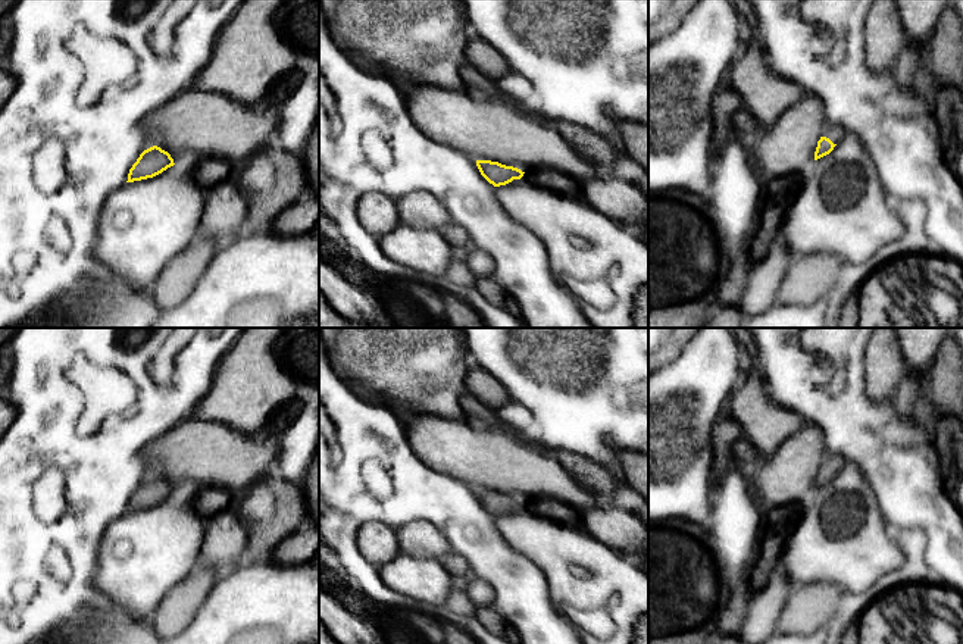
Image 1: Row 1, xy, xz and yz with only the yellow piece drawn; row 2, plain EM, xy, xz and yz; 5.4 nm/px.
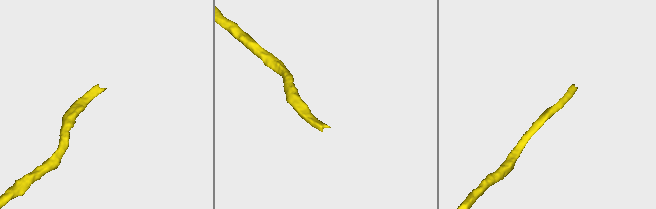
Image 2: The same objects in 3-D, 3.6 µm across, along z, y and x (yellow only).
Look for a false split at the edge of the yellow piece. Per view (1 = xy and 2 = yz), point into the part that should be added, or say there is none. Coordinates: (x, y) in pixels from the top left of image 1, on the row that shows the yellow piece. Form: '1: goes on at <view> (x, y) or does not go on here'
1: does not go on here
2: goes on at yz (835, 134)

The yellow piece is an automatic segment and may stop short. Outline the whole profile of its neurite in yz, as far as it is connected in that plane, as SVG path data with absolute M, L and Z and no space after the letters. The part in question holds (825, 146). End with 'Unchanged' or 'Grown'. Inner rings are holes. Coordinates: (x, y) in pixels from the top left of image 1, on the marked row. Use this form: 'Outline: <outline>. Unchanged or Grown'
Outline: M825 125L823 134L817 141L817 147L815 151L815 160L829 154L834 147L845 137L845 131L842 126L837 125Z. Grown

